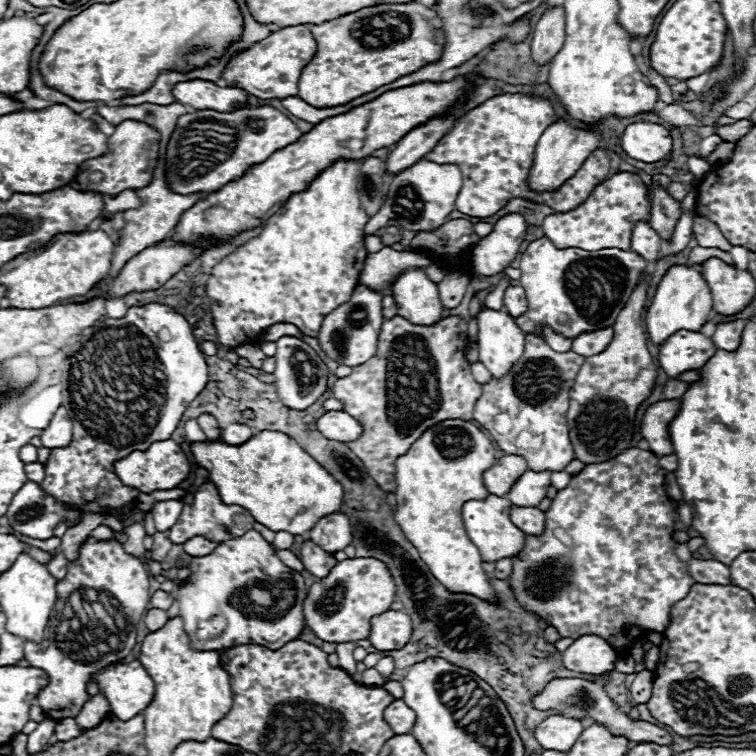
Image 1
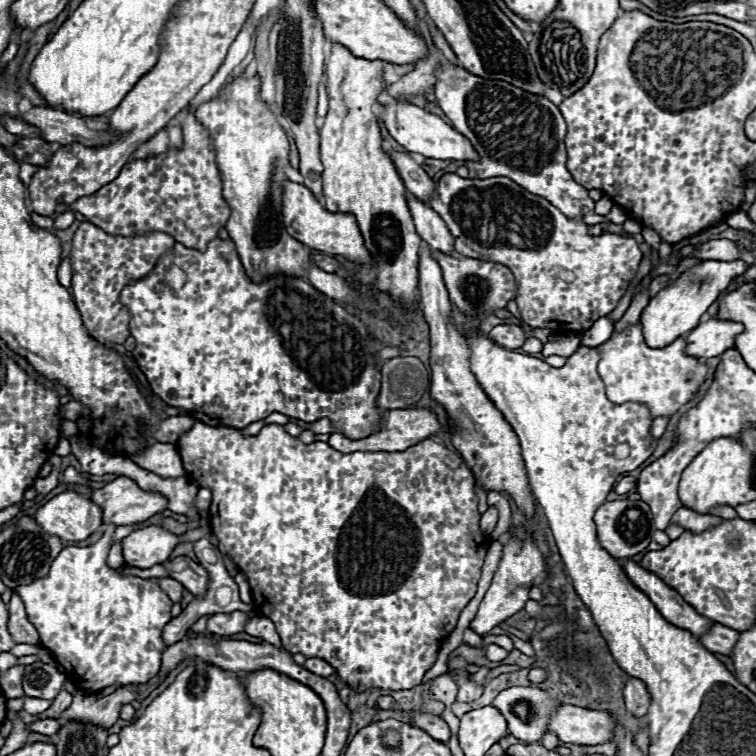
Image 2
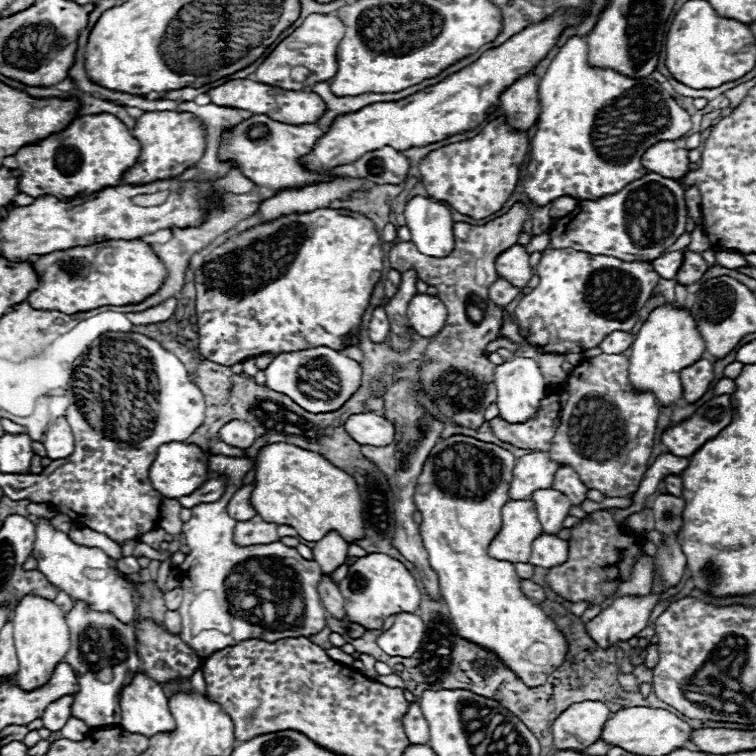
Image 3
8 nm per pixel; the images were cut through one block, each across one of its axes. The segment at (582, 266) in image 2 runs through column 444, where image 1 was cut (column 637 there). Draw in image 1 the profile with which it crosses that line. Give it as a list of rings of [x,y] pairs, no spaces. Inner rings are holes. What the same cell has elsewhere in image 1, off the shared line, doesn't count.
[[[620,172],[598,184],[588,200],[570,212],[556,212],[544,218],[544,236],[552,240],[556,248],[582,248],[588,252],[602,248],[630,250],[632,228],[636,222],[650,222],[652,204],[648,200],[648,186],[638,174]]]

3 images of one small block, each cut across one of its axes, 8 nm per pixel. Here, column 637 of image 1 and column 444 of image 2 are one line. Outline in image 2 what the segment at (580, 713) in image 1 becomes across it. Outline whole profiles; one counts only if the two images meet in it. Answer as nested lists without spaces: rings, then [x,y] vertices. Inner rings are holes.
[[[412,710],[412,718],[414,718],[414,724],[422,730],[426,730],[432,738],[438,738],[440,742],[446,742],[450,738],[450,730],[448,730],[448,724],[440,718],[440,716],[434,716],[434,714],[424,714],[424,712],[416,712]]]

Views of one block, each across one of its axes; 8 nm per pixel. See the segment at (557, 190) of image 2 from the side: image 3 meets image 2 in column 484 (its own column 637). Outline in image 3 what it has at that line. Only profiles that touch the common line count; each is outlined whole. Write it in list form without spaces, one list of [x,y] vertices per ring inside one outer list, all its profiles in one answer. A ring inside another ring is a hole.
[[[576,36],[570,38],[560,48],[558,56],[552,60],[548,72],[540,80],[538,92],[540,92],[538,130],[532,136],[530,160],[524,170],[524,194],[528,202],[534,206],[546,206],[560,196],[572,196],[576,200],[596,200],[608,194],[616,194],[628,182],[634,182],[636,178],[648,174],[648,170],[640,162],[648,146],[662,140],[678,140],[692,128],[690,114],[666,90],[662,90],[662,86],[654,78],[646,76],[642,80],[634,80],[614,70],[600,70],[588,66],[588,46],[582,38]]]

